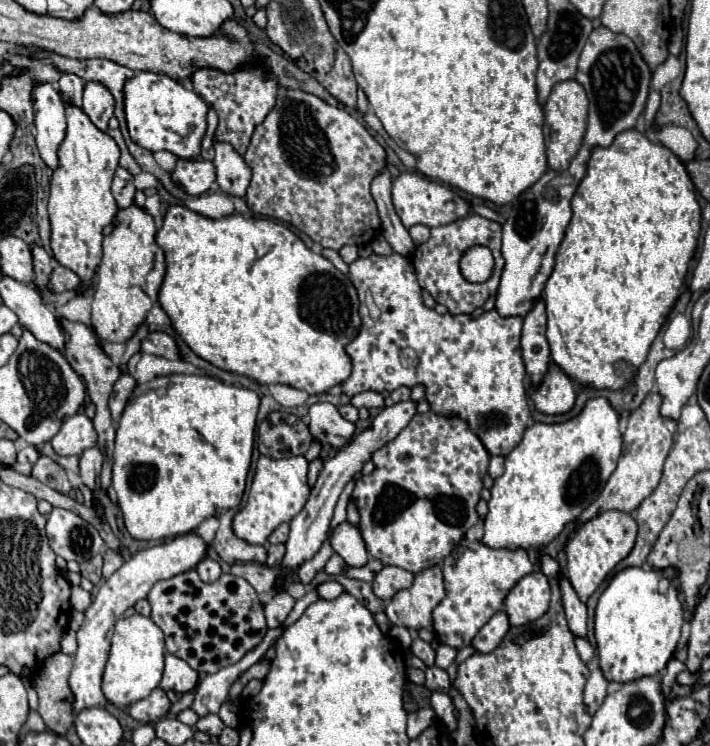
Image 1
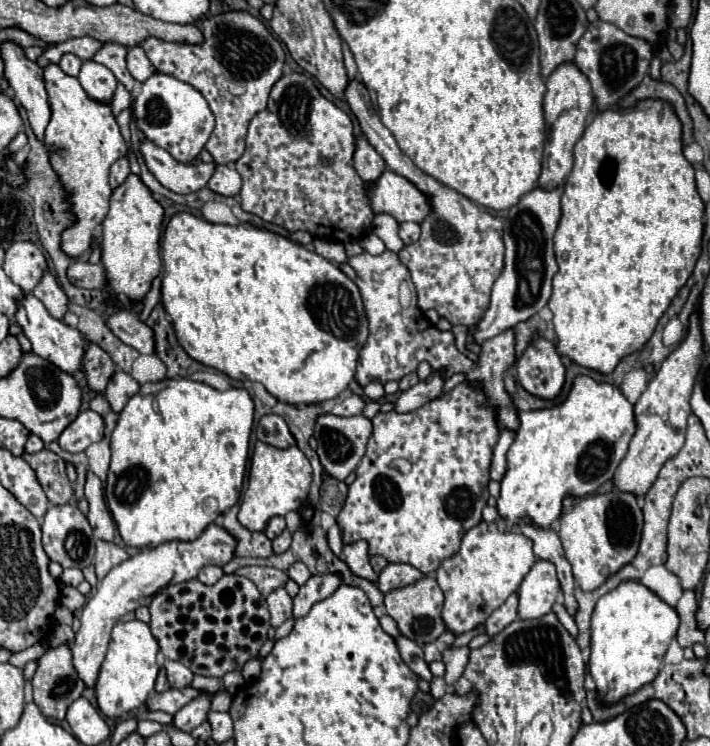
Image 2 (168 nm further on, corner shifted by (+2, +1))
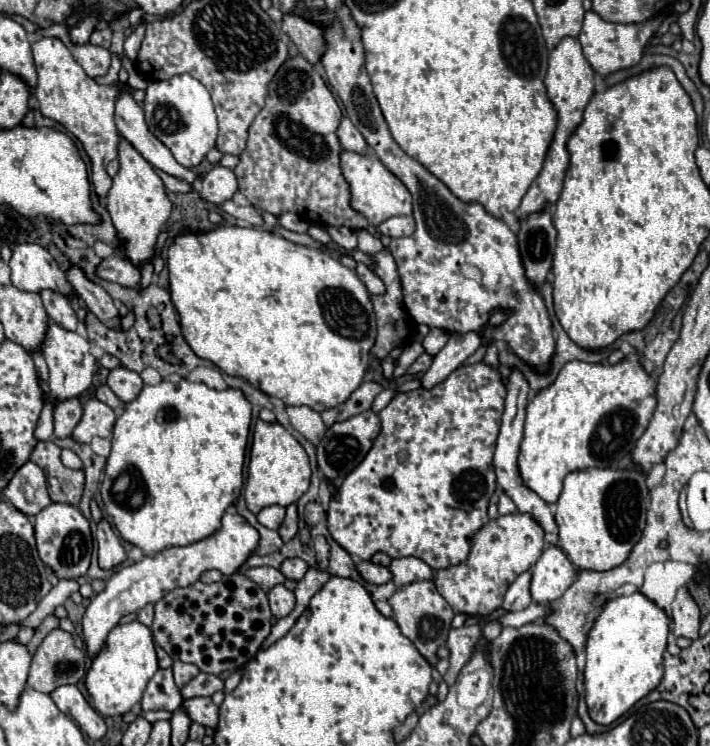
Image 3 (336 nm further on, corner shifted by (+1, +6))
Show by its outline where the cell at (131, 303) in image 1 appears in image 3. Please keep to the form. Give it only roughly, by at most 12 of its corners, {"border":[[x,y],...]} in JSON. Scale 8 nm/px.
{"border":[[119,142],[107,194],[121,254],[151,260],[171,200],[153,166]]}

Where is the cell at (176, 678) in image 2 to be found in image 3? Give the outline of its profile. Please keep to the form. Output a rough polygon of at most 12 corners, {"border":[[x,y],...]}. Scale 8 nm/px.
{"border":[[173,664],[175,684],[183,688],[199,674],[195,664]]}

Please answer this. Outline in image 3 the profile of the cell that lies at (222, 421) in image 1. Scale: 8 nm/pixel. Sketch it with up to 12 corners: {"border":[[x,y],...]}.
{"border":[[145,386],[101,498],[155,556],[221,528],[243,488],[241,390]]}

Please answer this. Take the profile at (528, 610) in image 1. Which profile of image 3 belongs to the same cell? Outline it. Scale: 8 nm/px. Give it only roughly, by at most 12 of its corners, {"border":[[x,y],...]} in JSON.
{"border":[[547,546],[531,568],[531,596],[549,604],[579,570],[559,546]]}

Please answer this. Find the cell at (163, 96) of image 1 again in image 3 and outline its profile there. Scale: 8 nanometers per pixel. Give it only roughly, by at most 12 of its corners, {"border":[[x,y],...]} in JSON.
{"border":[[191,74],[149,82],[149,130],[185,168],[215,148],[217,118]]}

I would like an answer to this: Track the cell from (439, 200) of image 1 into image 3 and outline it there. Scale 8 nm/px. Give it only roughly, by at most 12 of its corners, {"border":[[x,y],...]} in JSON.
{"border":[[341,150],[351,208],[377,226],[411,194],[371,152]]}

